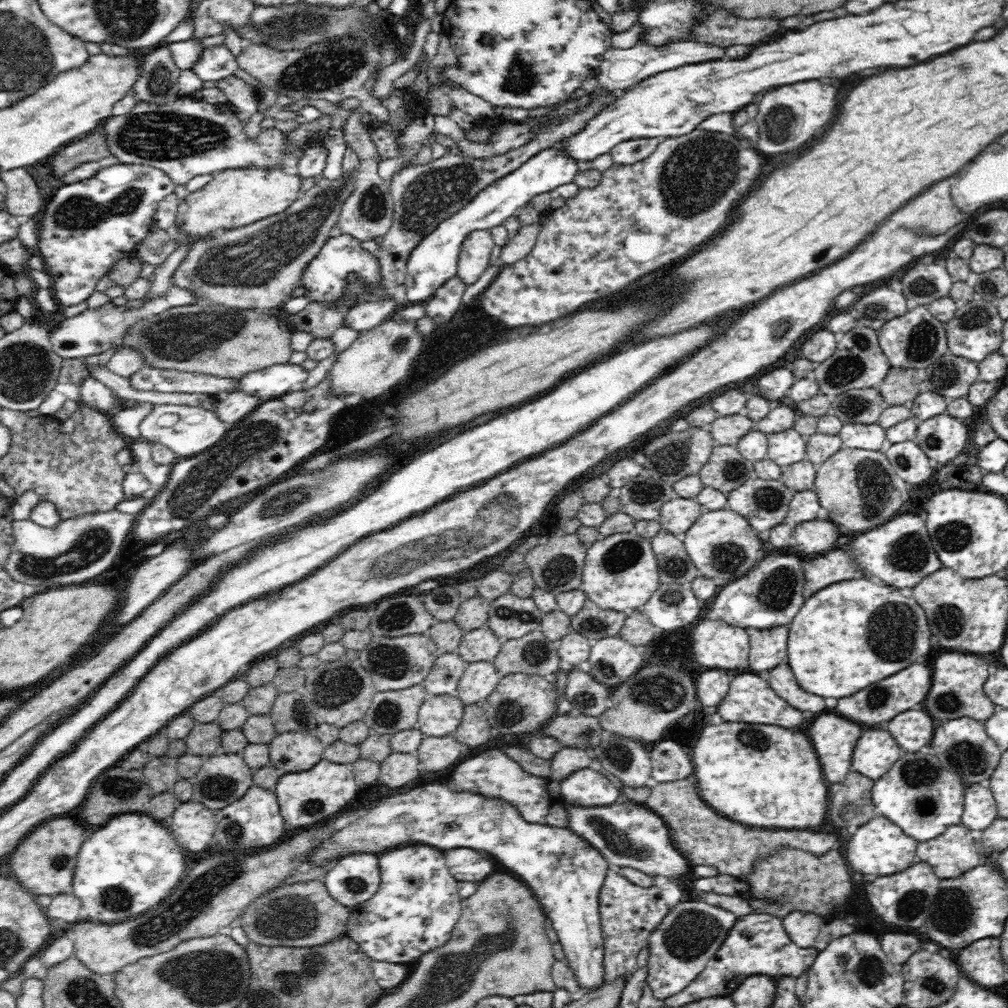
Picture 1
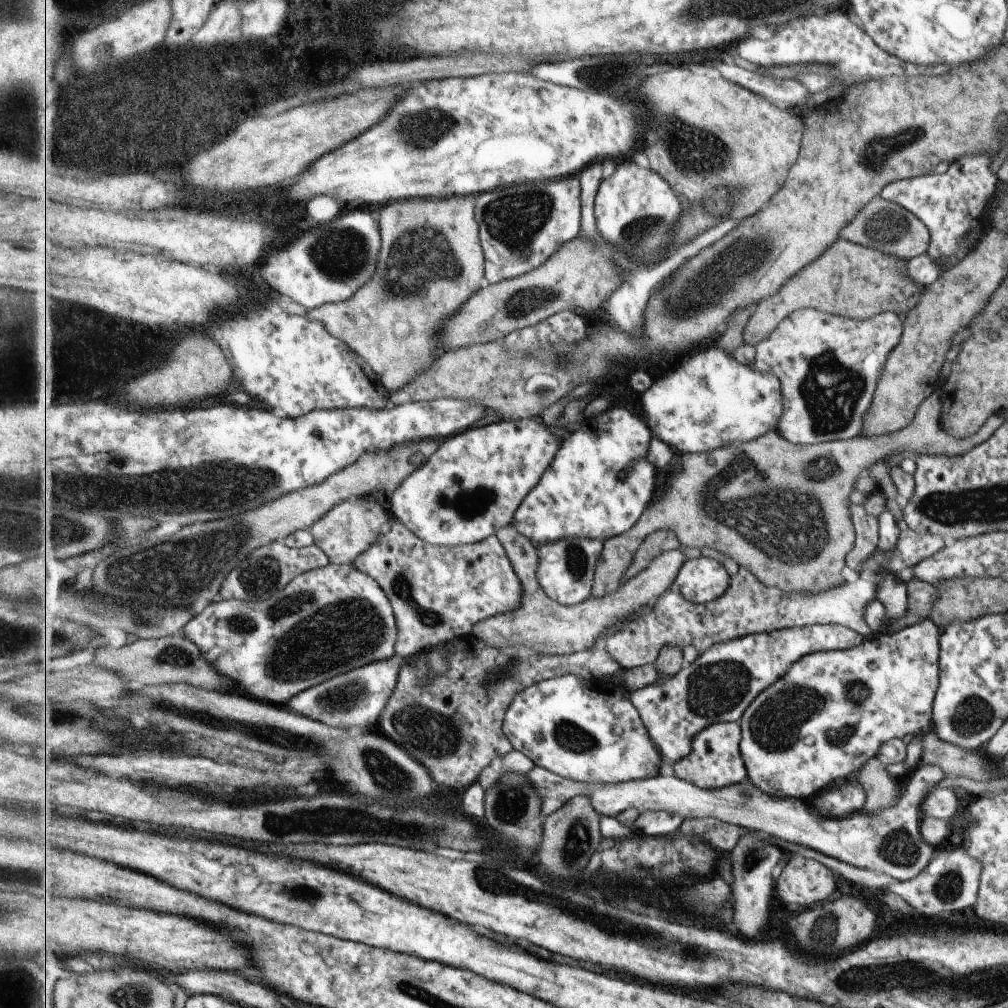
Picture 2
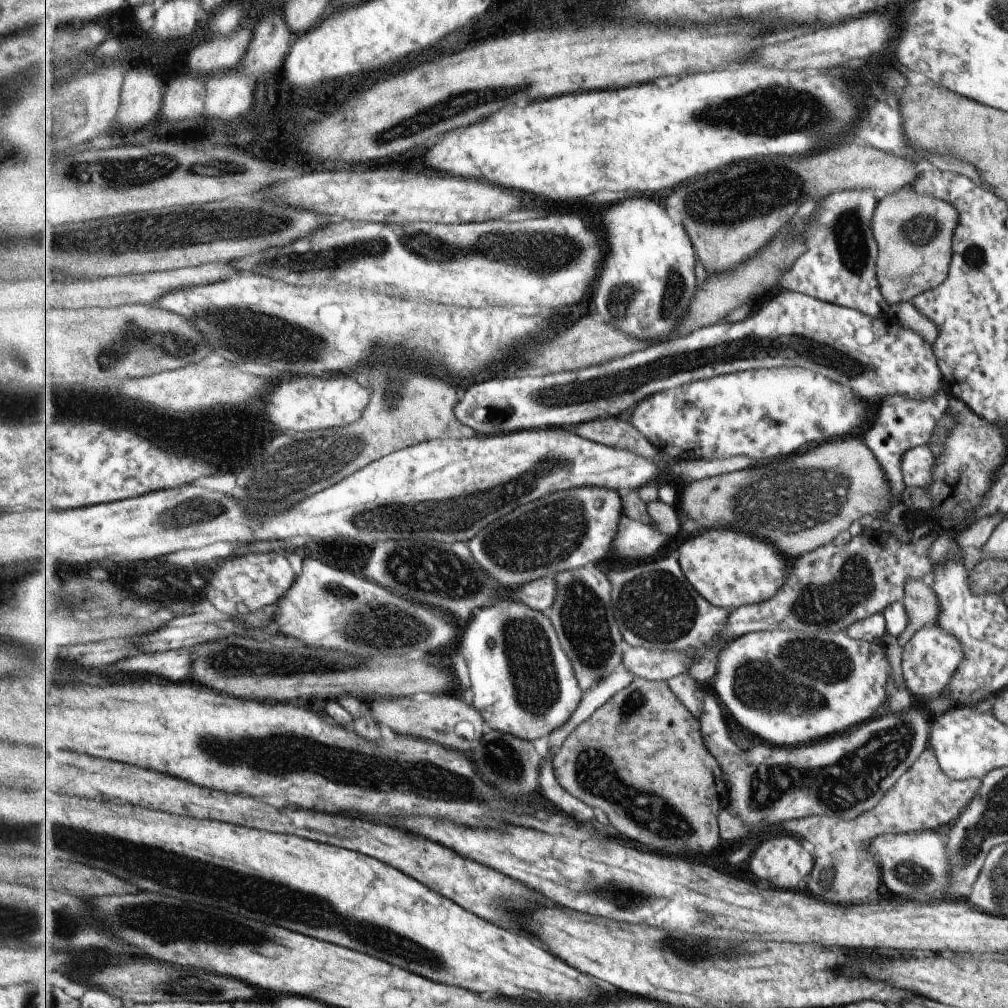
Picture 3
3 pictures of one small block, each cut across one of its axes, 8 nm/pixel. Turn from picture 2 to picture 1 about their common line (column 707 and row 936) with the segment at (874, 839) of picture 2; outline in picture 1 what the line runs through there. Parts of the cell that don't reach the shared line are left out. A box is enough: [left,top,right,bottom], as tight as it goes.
[781,911,827,948]

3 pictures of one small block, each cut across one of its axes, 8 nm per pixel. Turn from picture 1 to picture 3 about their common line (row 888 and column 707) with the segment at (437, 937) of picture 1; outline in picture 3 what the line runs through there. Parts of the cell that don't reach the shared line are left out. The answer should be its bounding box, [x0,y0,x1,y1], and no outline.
[630,367,863,462]

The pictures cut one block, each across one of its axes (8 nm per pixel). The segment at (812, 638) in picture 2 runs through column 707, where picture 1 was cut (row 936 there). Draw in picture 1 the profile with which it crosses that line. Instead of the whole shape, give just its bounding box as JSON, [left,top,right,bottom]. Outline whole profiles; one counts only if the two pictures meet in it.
[646,899,738,1000]

